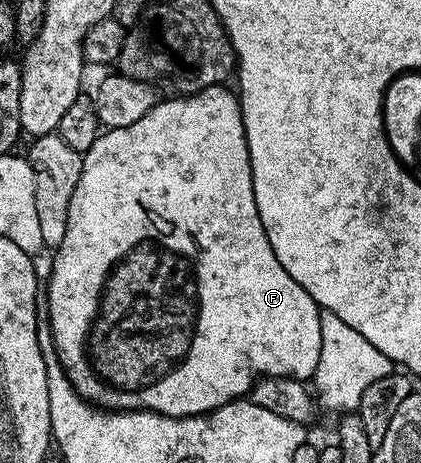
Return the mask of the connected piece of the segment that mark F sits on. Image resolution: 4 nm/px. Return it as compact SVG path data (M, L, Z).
M220 85L220 86L218 86L218 87L206 87L206 88L205 88L205 89L201 89L201 90L200 90L200 91L198 91L198 93L197 93L197 94L196 94L196 95L179 95L179 96L178 96L178 97L171 97L171 98L175 98L175 99L167 99L167 100L165 100L165 101L164 101L164 103L163 103L163 100L162 100L162 101L159 101L159 102L156 102L156 105L155 105L155 107L154 107L154 108L153 108L153 109L149 109L149 113L145 113L145 117L141 117L141 118L139 118L139 120L137 120L137 121L133 121L133 125L125 125L125 126L124 126L124 127L113 127L113 128L110 128L110 129L107 129L107 130L104 130L104 131L103 131L103 132L102 132L102 133L100 133L100 134L99 134L99 136L98 136L98 137L97 137L97 141L93 141L93 145L92 145L92 146L91 146L91 148L90 148L90 149L88 149L88 150L87 150L87 151L84 151L84 152L82 152L82 156L83 156L83 168L82 168L82 169L81 169L81 181L77 181L77 189L73 189L73 201L69 201L69 225L65 225L65 237L64 237L64 239L63 239L63 240L61 240L61 245L60 245L60 246L59 246L59 247L56 247L56 248L54 248L54 251L53 251L53 256L54 256L54 259L53 259L53 261L52 261L52 275L51 275L51 276L50 276L50 277L49 277L49 278L48 278L48 279L47 279L47 281L46 281L46 282L45 282L45 299L46 299L46 295L47 295L47 315L46 315L46 311L45 311L45 319L46 319L46 322L47 322L47 323L48 323L48 324L49 324L49 326L50 326L50 329L51 329L51 339L52 339L52 341L53 341L53 342L55 342L55 352L56 352L56 353L57 353L57 357L58 357L58 358L59 358L59 362L58 362L58 366L59 366L59 367L60 367L60 368L62 368L62 367L63 367L63 371L64 371L64 373L65 373L65 374L67 374L67 375L64 375L64 376L65 376L65 379L66 379L66 382L69 382L69 383L71 383L71 384L72 384L72 385L73 385L73 389L74 389L74 390L75 390L75 392L77 392L77 394L78 394L78 395L79 395L79 396L81 396L81 398L83 398L83 399L86 399L86 400L87 400L87 402L88 402L88 403L90 403L90 404L92 404L92 405L94 405L94 406L95 406L95 407L96 407L96 408L99 408L99 409L106 409L106 410L109 410L109 411L155 411L155 412L157 412L157 413L158 413L158 414L159 414L159 415L168 415L168 416L169 416L169 417L173 417L173 418L174 418L174 419L184 419L184 418L185 418L185 417L193 417L193 416L194 416L194 415L210 415L210 414L212 414L212 413L213 413L213 412L215 412L215 411L216 411L216 409L218 409L218 407L222 407L222 406L223 406L223 405L225 405L225 404L226 404L226 403L229 403L229 404L234 404L234 403L235 403L235 402L236 402L236 401L239 401L239 400L242 400L242 399L239 399L239 398L241 398L241 397L242 397L242 395L243 395L243 398L244 398L244 396L246 396L246 395L247 395L247 394L248 394L248 392L250 392L250 389L251 389L251 387L252 387L252 386L253 386L253 385L254 385L254 384L255 384L255 380L256 380L256 378L257 378L257 377L262 377L262 376L264 376L264 375L289 375L289 376L291 376L291 378L292 378L292 379L302 379L302 380L304 380L304 381L307 381L307 380L310 380L310 379L311 379L311 378L312 378L312 376L314 376L314 373L315 373L315 370L316 370L316 369L317 369L317 365L318 365L318 364L319 364L319 358L320 358L320 357L321 357L321 317L320 317L320 316L319 316L319 312L320 312L320 310L321 310L321 308L320 308L320 307L318 307L318 306L317 306L317 304L315 304L315 302L314 302L314 301L313 301L313 297L309 297L309 293L305 293L305 289L301 289L301 285L297 285L297 281L293 281L293 277L289 277L289 273L285 273L285 269L281 269L281 261L277 261L277 253L273 253L273 245L269 245L269 237L265 237L265 225L261 225L261 217L260 217L260 216L259 216L259 214L258 214L258 213L257 213L257 201L256 201L256 200L255 200L255 198L254 198L254 197L253 197L253 173L252 173L252 172L251 172L251 162L250 162L250 161L249 161L249 149L248 149L248 148L247 148L247 138L246 138L246 137L245 137L245 125L244 125L244 124L243 124L243 118L242 118L242 117L241 117L241 105L240 105L240 104L239 104L239 97L238 97L238 94L236 94L236 92L235 92L235 91L234 91L234 90L232 90L232 88L231 88L231 91L230 91L230 89L229 89L229 88L230 88L230 86L227 86L227 85Z

